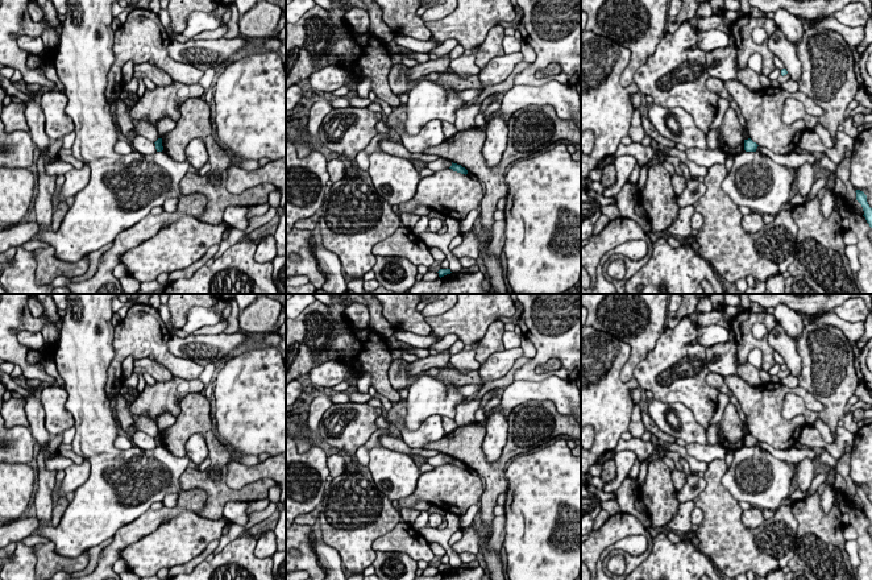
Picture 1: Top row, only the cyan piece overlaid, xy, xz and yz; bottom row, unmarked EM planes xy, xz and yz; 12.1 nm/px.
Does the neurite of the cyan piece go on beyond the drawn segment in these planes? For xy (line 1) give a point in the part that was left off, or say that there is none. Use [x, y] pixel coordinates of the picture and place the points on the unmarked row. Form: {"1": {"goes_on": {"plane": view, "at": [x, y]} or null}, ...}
{"1": {"goes_on": null}}

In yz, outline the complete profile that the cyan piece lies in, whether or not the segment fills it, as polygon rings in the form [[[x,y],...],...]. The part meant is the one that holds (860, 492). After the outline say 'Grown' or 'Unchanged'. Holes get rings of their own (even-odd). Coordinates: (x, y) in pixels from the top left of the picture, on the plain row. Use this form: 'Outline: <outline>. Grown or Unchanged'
Outline: [[[856,485],[856,496],[861,500],[863,506],[864,506],[864,513],[867,515],[867,518],[869,519],[869,522],[872,523],[872,504],[869,502],[868,497],[867,497],[867,490],[860,486]]]. Unchanged

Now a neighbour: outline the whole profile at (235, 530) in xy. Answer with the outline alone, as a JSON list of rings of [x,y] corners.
[[[270,502],[266,509],[261,511],[253,511],[249,514],[249,522],[245,526],[240,526],[236,523],[231,523],[229,530],[227,534],[224,534],[220,540],[217,548],[213,551],[212,555],[219,554],[228,543],[234,540],[236,538],[241,536],[246,529],[253,527],[254,525],[267,519],[275,510],[277,510],[275,502]]]

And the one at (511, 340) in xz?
[[[504,331],[503,345],[504,349],[519,348],[522,344],[522,337],[515,334],[515,331]]]

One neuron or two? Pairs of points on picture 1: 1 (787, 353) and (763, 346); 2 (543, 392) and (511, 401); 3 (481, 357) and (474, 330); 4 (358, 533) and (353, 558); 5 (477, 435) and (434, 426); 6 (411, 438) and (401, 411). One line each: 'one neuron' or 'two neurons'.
1: two neurons
2: one neuron
3: two neurons
4: one neuron
5: two neurons
6: one neuron

